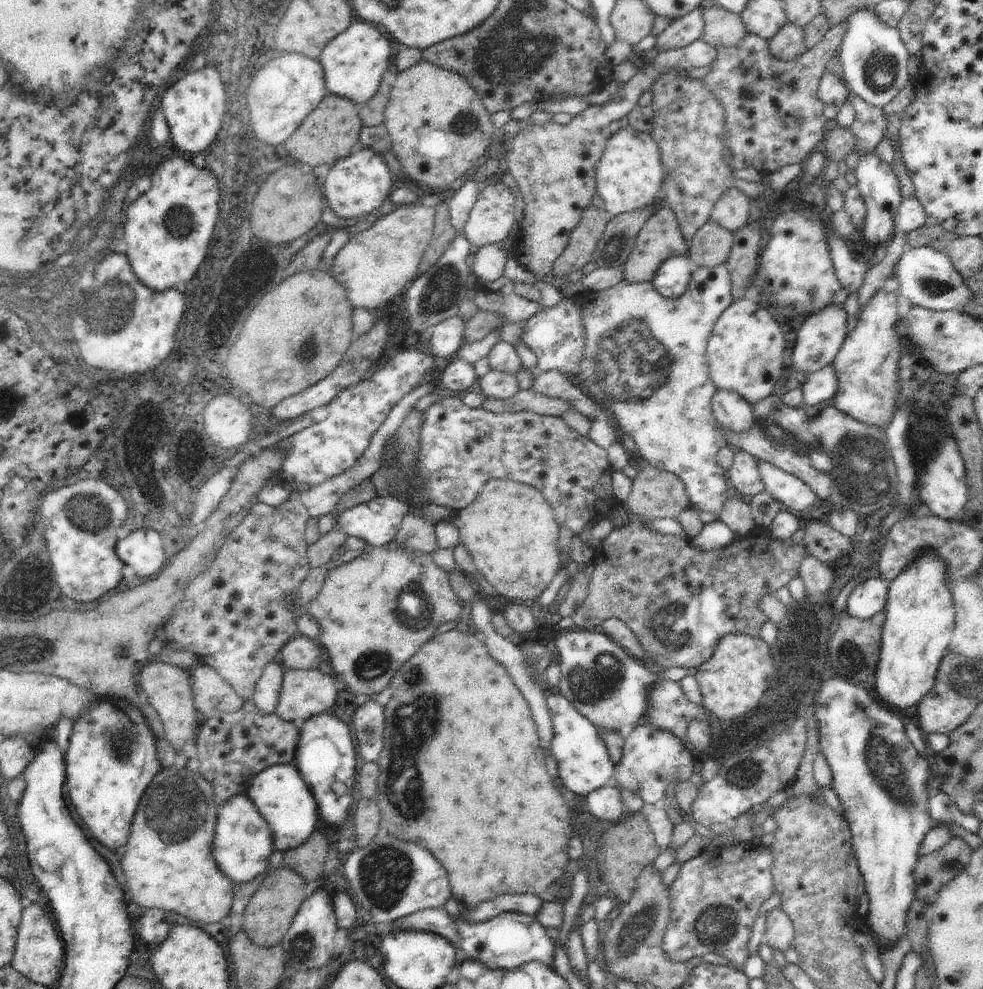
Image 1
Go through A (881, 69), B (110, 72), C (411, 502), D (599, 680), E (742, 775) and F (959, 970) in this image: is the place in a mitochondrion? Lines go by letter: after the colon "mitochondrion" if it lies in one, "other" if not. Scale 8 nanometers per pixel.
A: mitochondrion
B: other
C: other
D: mitochondrion
E: mitochondrion
F: other

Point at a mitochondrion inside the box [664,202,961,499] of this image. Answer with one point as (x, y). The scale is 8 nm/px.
(930, 285)

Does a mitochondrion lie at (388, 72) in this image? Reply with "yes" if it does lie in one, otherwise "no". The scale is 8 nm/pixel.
no

